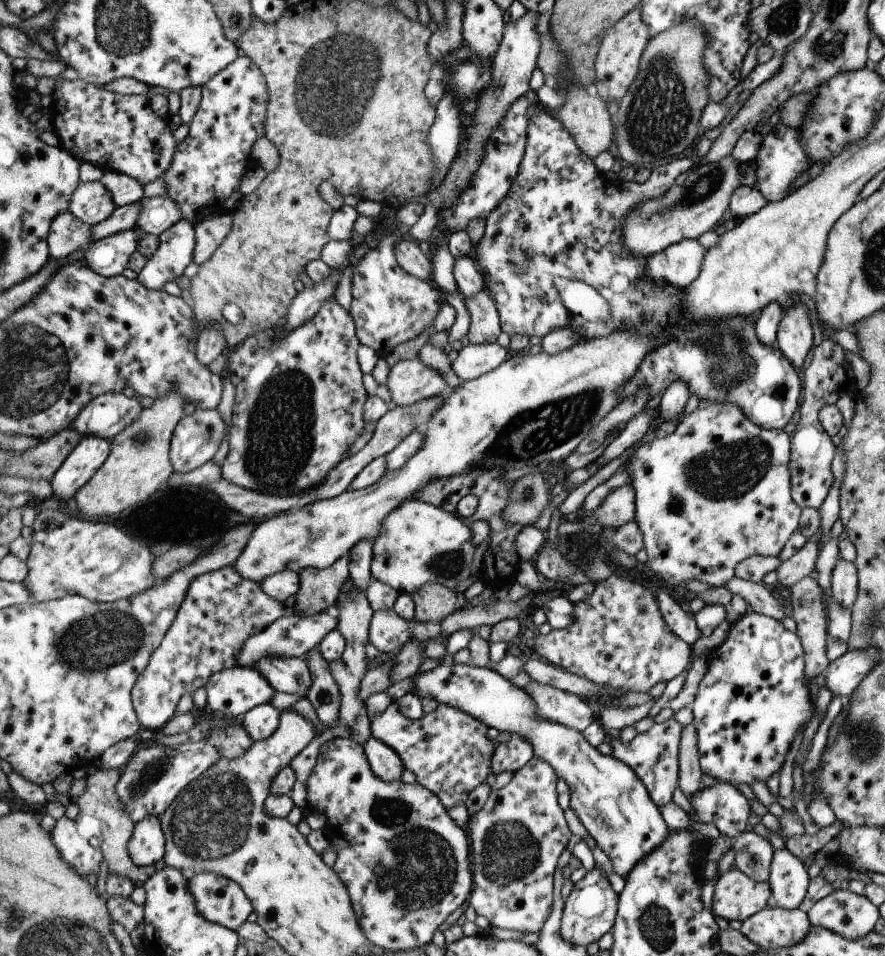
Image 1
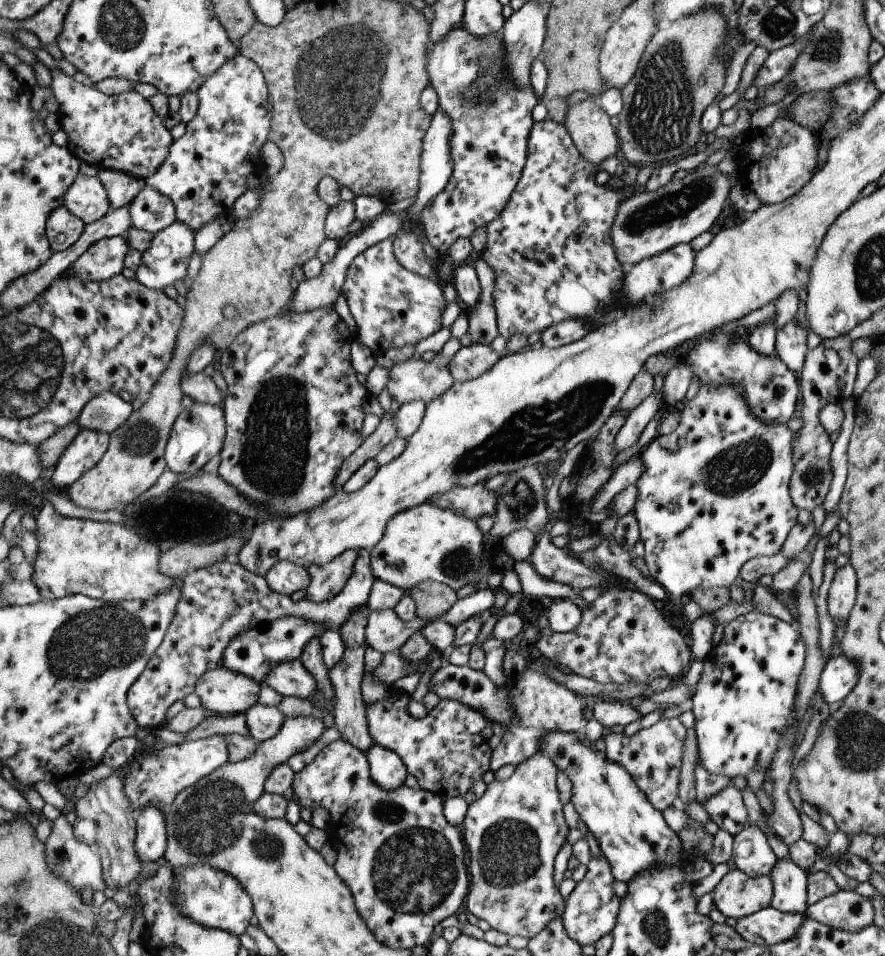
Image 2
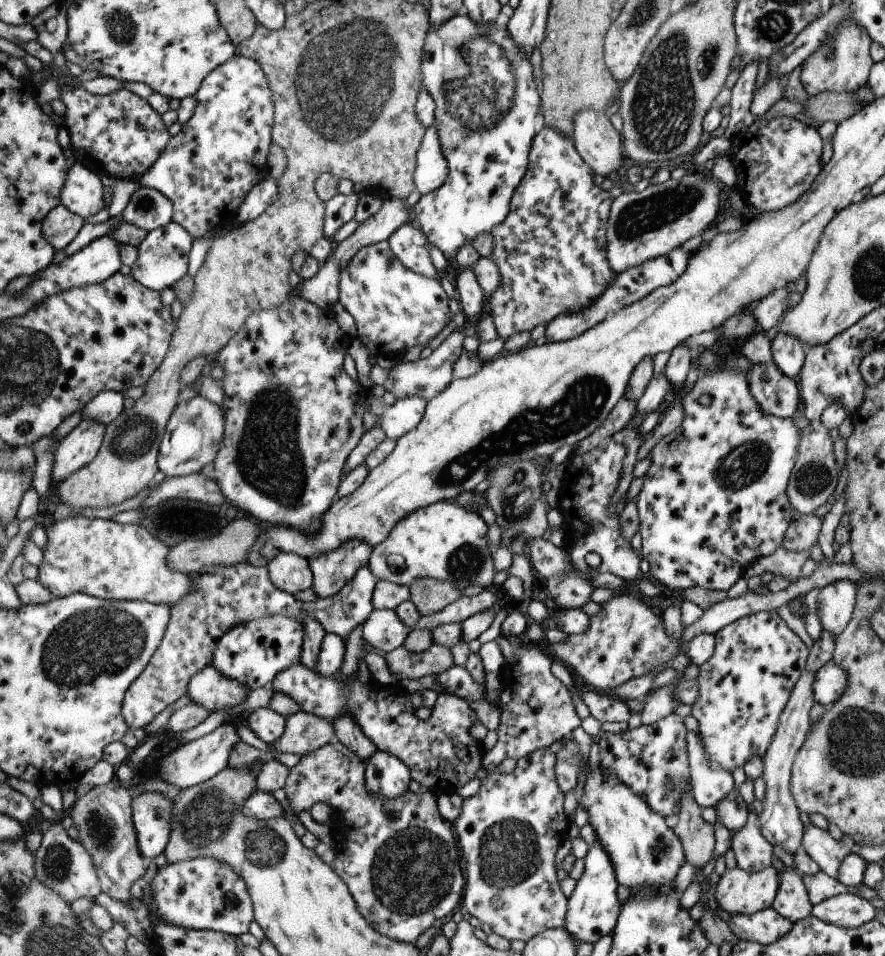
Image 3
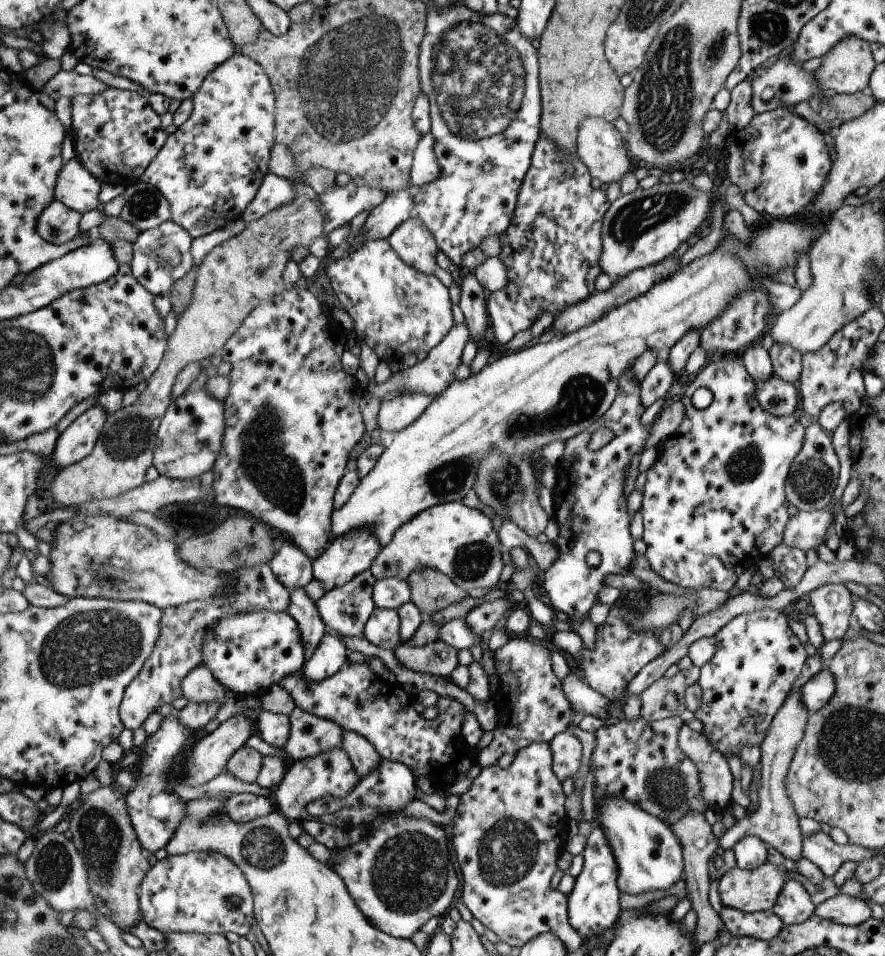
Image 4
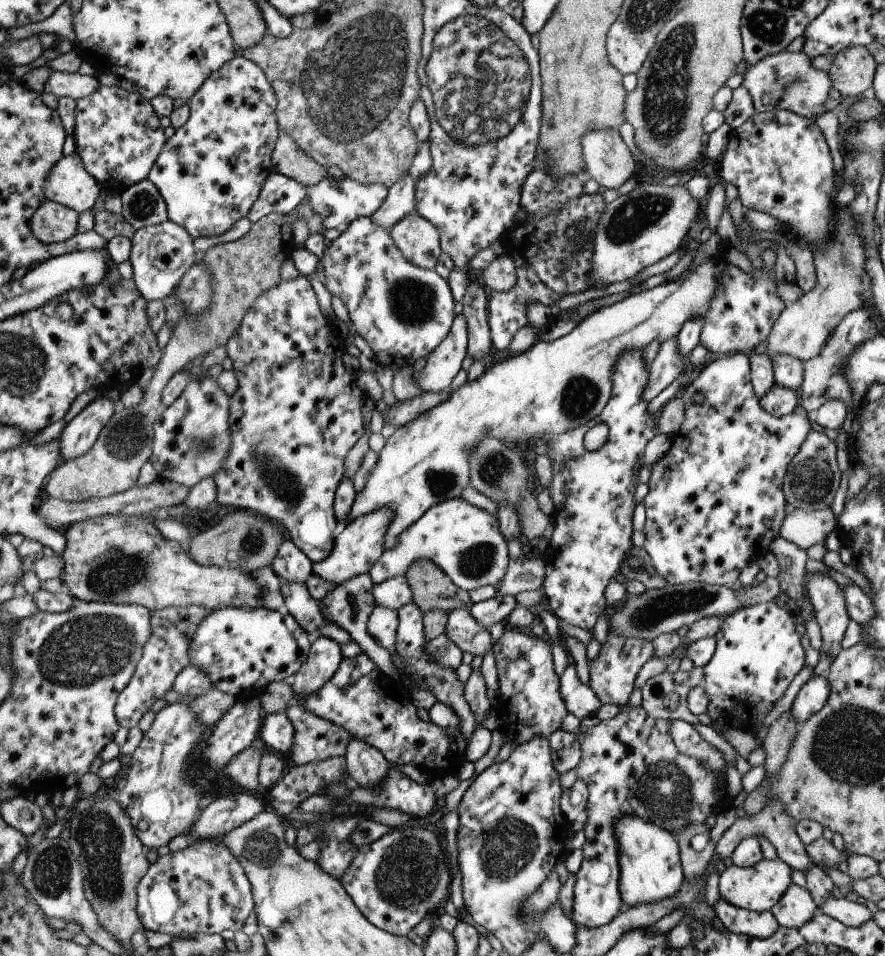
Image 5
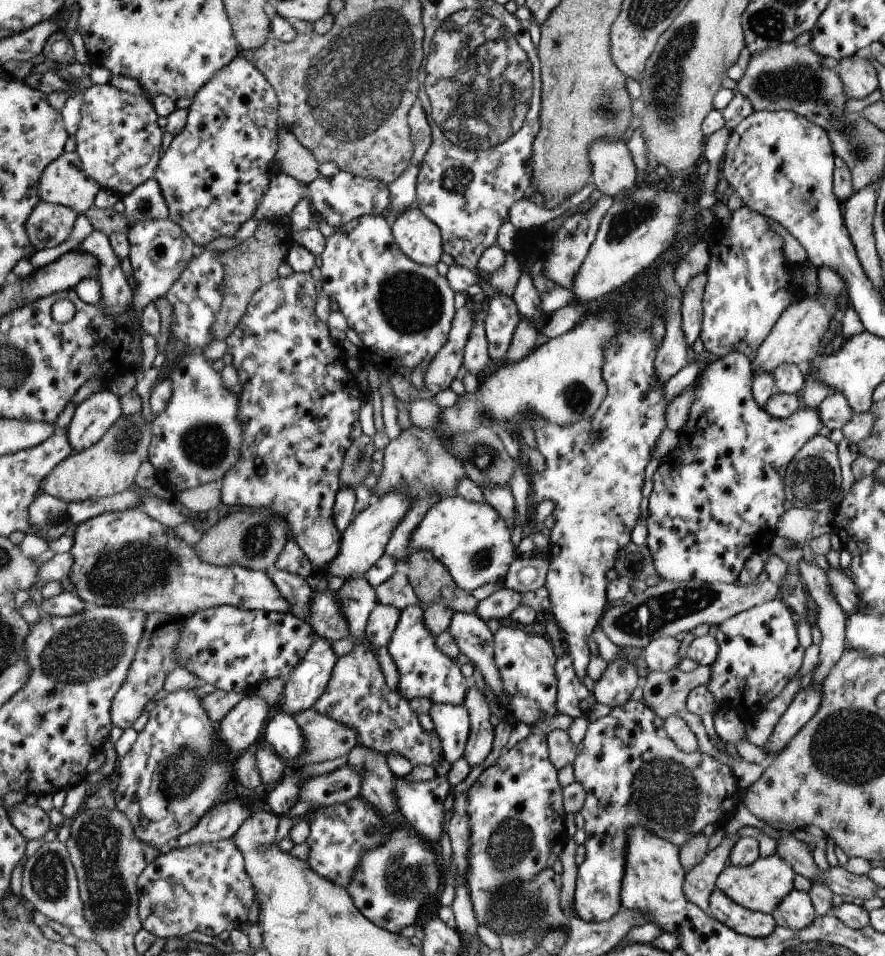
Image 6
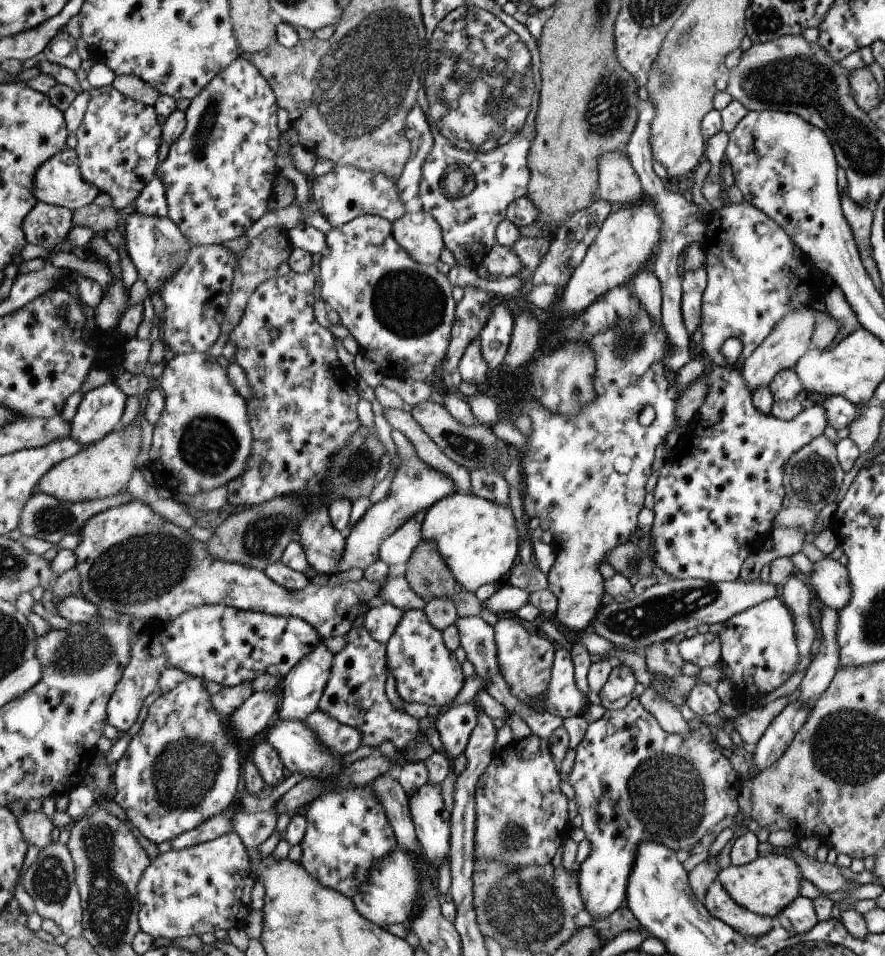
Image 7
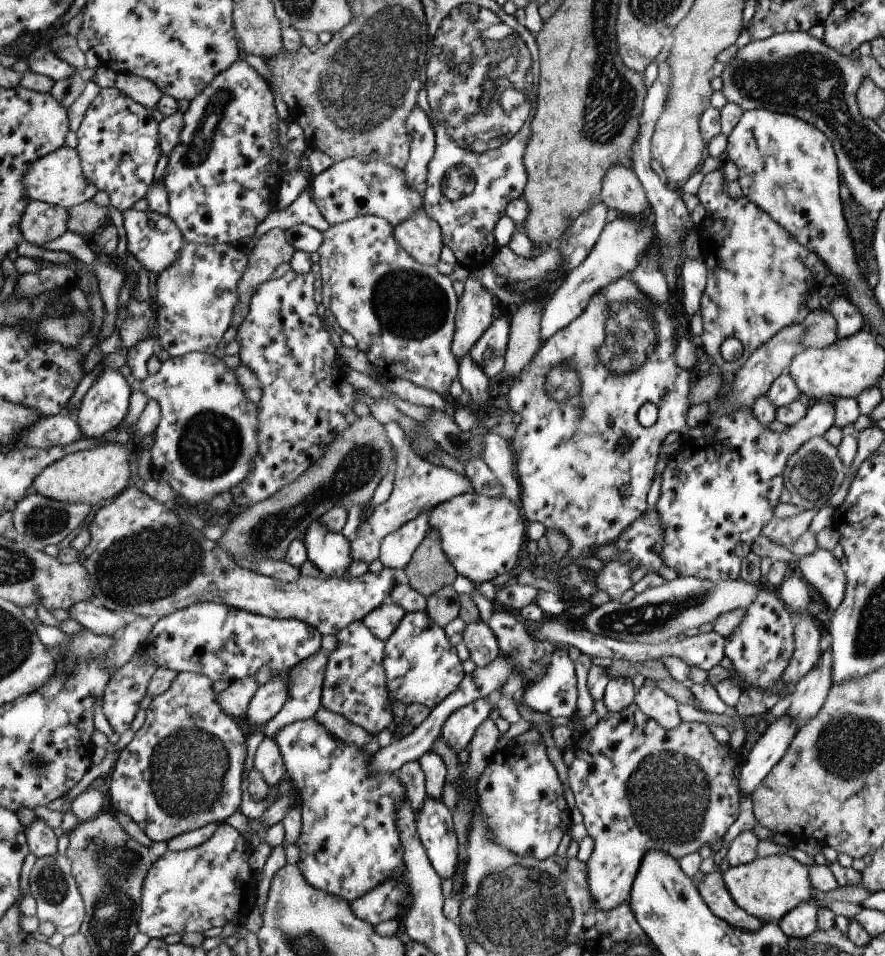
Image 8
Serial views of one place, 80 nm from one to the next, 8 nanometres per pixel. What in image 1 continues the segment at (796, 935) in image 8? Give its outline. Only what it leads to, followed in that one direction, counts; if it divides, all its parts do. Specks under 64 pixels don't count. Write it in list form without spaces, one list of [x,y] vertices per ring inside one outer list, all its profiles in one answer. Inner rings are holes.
[[[785,847],[773,850],[767,884],[775,907],[797,909],[805,896],[809,879],[802,862]]]

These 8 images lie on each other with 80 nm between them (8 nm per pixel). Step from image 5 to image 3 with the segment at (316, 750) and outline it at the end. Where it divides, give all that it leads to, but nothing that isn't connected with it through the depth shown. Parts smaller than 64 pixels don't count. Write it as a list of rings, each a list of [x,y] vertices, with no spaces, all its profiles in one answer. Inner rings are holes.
[[[304,710],[286,719],[286,732],[270,744],[274,752],[288,752],[306,757],[315,749],[336,740],[333,723]]]

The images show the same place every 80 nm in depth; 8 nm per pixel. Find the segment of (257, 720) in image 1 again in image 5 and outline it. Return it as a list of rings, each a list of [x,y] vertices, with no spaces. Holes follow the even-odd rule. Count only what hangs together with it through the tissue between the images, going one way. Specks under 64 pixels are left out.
[[[287,713],[266,714],[260,730],[260,737],[265,746],[287,760],[291,756],[296,734],[294,722]]]

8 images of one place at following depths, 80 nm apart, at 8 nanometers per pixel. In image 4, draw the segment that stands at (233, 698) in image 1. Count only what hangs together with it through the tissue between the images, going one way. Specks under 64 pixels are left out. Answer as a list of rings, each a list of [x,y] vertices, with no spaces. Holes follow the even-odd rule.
[[[206,664],[199,665],[185,677],[182,682],[182,691],[189,702],[196,703],[213,701],[223,703],[229,695]]]

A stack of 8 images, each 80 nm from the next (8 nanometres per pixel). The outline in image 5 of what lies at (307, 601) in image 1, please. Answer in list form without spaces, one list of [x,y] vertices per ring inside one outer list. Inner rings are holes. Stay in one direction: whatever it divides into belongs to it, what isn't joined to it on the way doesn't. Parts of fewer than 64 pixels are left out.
[[[385,506],[366,509],[357,518],[347,522],[345,526],[334,535],[333,549],[329,556],[322,561],[312,563],[313,574],[327,582],[338,585],[349,581],[351,577],[358,577],[373,568],[374,562],[383,552],[382,542],[385,529],[391,520],[392,512]]]

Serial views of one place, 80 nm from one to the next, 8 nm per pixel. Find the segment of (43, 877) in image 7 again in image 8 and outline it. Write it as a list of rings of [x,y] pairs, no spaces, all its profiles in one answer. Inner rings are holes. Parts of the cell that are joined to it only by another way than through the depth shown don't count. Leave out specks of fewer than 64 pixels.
[[[61,852],[38,859],[29,875],[28,890],[37,902],[39,920],[52,922],[57,932],[63,936],[73,936],[81,933],[84,916],[87,914],[86,904],[79,890],[76,878],[72,873],[72,860]]]

